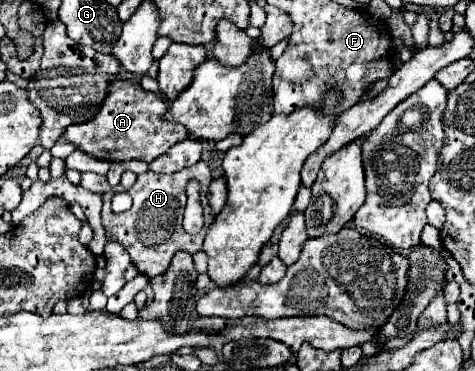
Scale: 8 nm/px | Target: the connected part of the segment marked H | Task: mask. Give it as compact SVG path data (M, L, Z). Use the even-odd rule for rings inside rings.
M199 161L197 165L177 171L173 175L159 175L153 171L141 173L135 181L135 185L127 191L133 197L133 207L131 211L119 213L115 215L111 211L111 195L115 193L115 189L111 189L111 185L107 183L105 175L97 175L97 173L83 173L81 177L81 187L95 191L95 193L103 193L103 225L107 231L107 237L121 243L125 247L125 251L131 255L133 265L147 277L155 277L155 275L163 275L169 269L169 263L173 259L173 255L177 251L185 251L185 253L197 253L203 245L203 237L207 233L207 229L211 227L213 221L213 211L209 207L209 201L205 197L205 191L211 183L211 173L209 167ZM191 177L197 177L197 181L201 183L201 205L205 211L205 225L197 235L189 235L185 233L181 221L183 221L183 211L185 211L185 185Z

